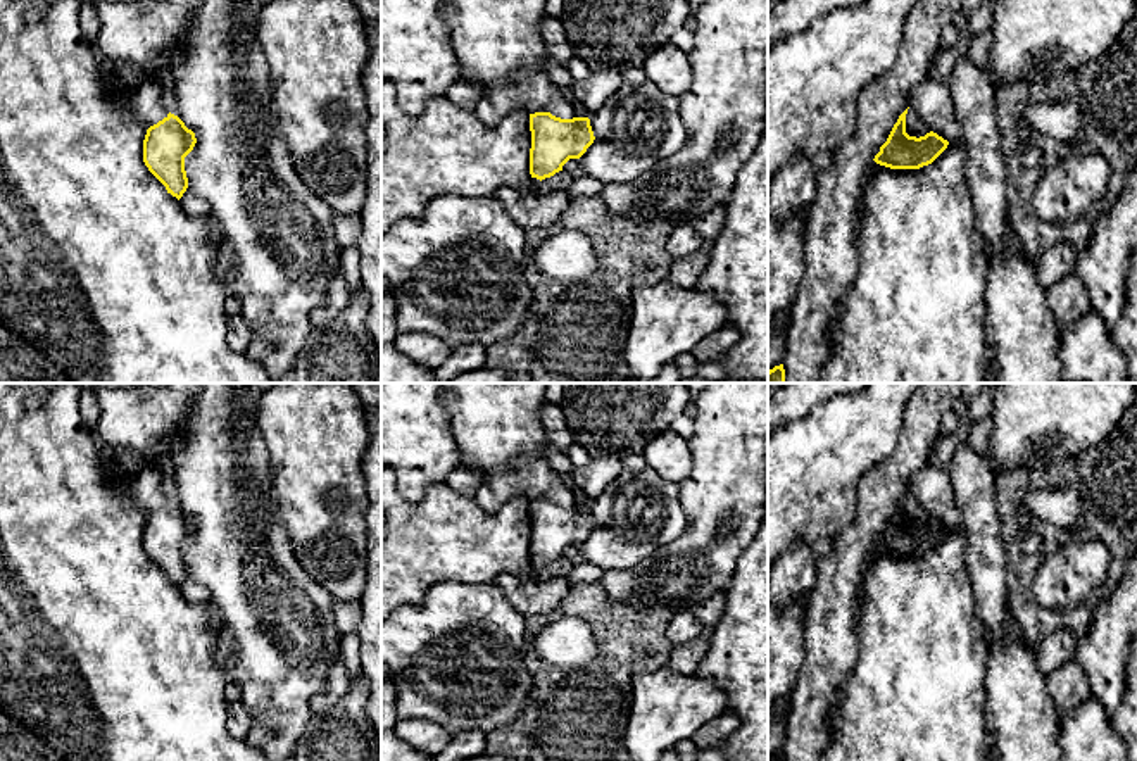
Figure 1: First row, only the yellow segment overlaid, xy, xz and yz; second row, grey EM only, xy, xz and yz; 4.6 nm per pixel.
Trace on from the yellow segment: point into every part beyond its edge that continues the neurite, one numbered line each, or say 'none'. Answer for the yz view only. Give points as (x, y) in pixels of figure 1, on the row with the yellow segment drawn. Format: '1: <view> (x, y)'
1: yz (930, 99)

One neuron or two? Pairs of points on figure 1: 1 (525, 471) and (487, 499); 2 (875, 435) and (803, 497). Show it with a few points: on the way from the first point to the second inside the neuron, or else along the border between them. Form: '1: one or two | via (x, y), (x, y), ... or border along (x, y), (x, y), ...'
1: one | via (516, 480), (496, 490)
2: one | via (858, 442), (820, 480)

